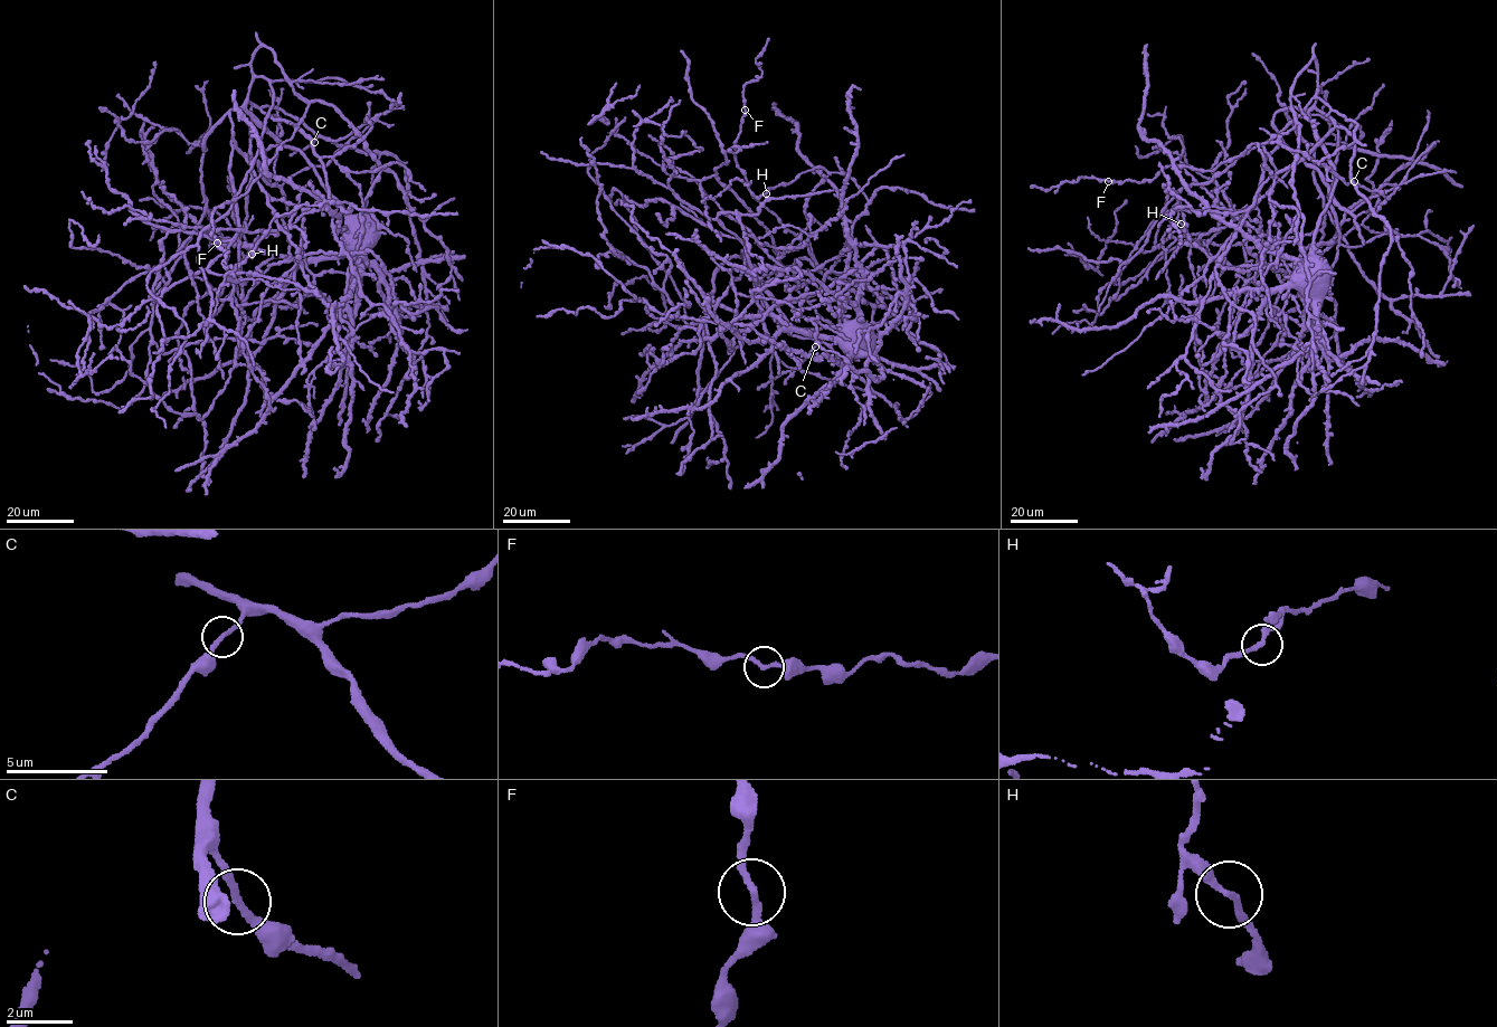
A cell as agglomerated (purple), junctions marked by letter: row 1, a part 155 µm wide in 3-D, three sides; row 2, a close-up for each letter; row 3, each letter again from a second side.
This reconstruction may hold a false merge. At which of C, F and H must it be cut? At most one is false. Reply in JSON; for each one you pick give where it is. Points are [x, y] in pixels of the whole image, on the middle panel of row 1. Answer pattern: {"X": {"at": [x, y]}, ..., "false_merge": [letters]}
{"H": {"at": [766, 193]}, "false_merge": ["H"]}

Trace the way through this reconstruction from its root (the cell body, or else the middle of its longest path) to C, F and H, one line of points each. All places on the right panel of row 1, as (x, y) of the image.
C: (1317, 274), (1315, 229), (1336, 173), (1308, 115), (1313, 108), (1353, 138), (1354, 181)
F: (1317, 274), (1315, 229), (1336, 173), (1308, 115), (1314, 58), (1294, 82), (1286, 132), (1212, 170), (1108, 181)
H: (1317, 274), (1313, 265), (1252, 240), (1241, 228), (1246, 211), (1200, 215), (1164, 184), (1176, 192), (1181, 224)

